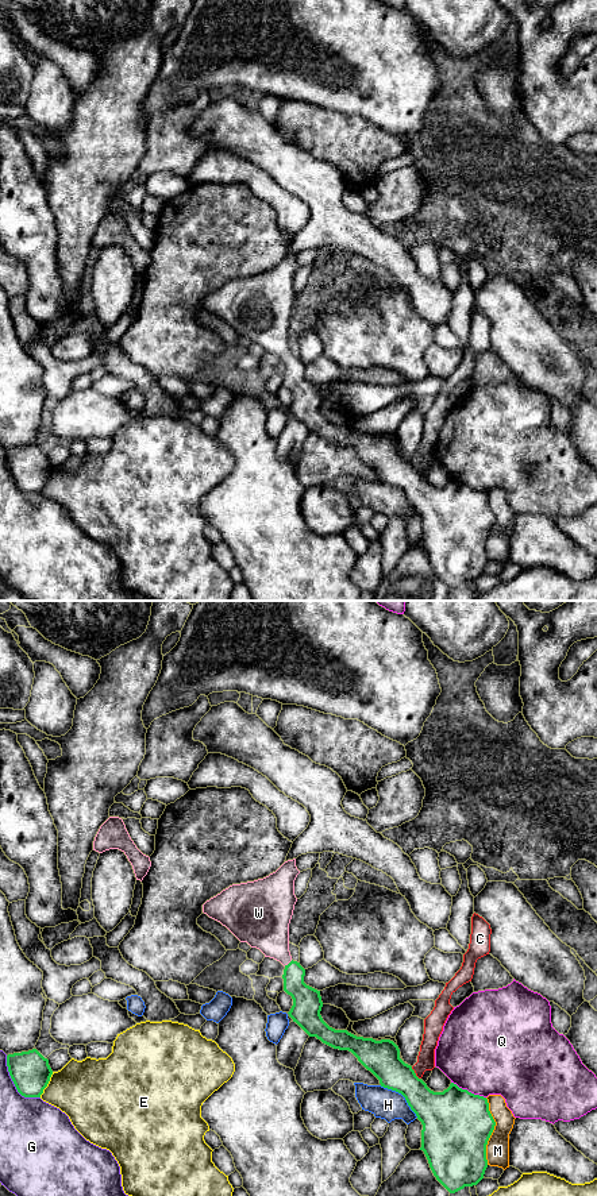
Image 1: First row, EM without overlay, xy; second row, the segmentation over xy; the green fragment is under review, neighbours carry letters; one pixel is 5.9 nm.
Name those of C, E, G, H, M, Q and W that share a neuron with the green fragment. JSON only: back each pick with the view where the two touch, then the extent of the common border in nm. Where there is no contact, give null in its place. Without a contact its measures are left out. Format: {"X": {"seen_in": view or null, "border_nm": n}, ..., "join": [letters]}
{"W": {"seen_in": "xy", "border_nm": 70}, "join": ["W"]}

